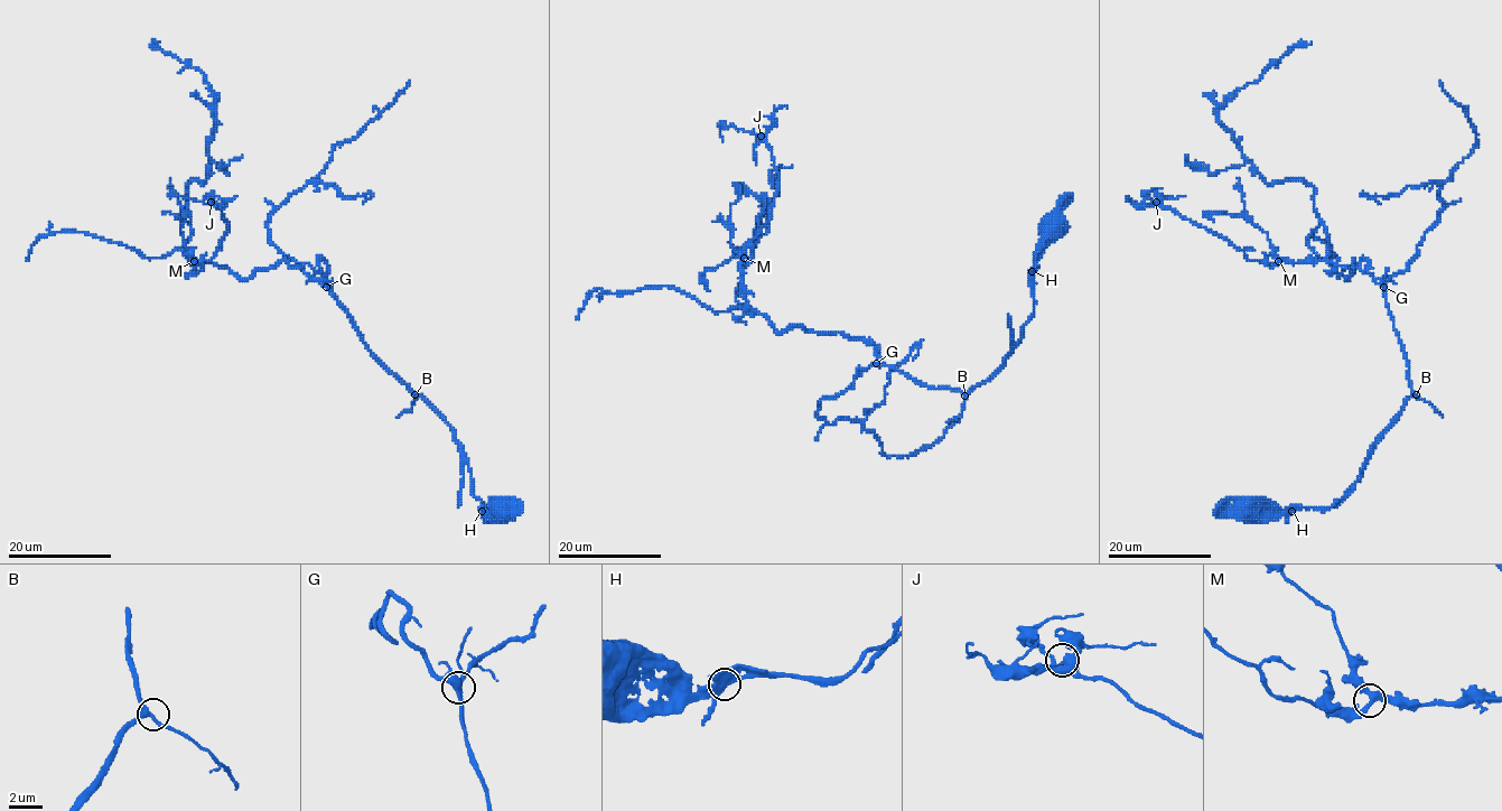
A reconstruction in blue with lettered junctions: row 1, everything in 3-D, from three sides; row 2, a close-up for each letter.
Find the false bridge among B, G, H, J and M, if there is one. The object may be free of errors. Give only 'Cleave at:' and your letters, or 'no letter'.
Cleave at: H

